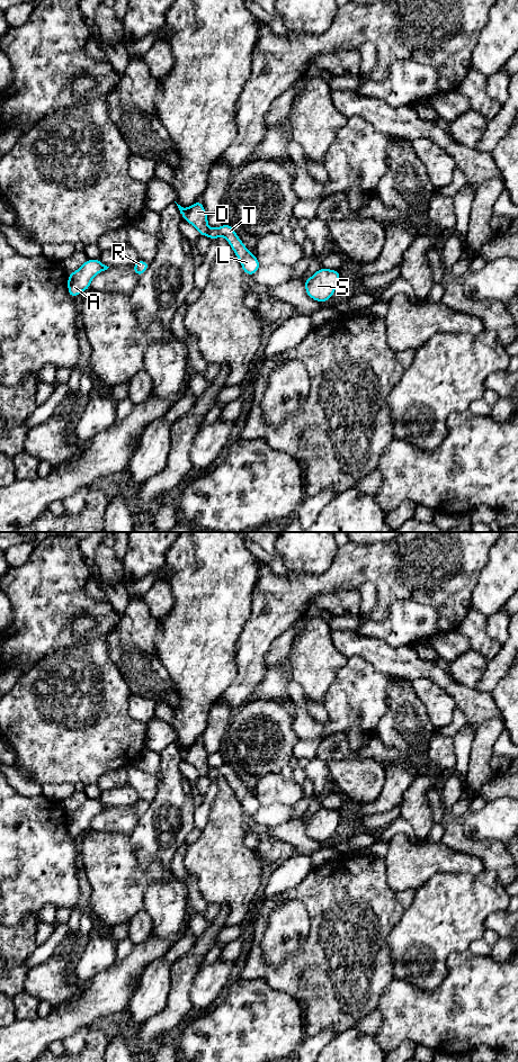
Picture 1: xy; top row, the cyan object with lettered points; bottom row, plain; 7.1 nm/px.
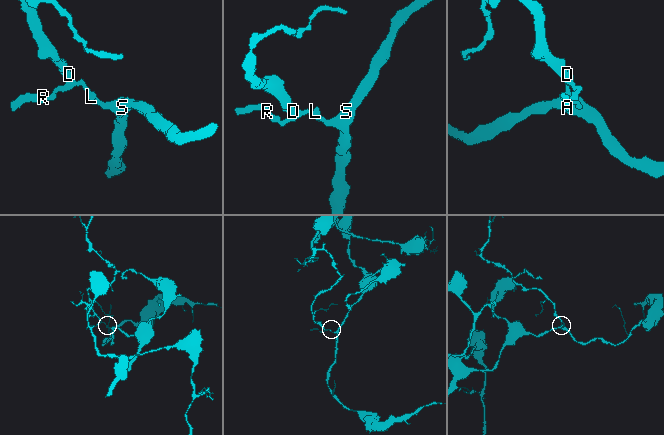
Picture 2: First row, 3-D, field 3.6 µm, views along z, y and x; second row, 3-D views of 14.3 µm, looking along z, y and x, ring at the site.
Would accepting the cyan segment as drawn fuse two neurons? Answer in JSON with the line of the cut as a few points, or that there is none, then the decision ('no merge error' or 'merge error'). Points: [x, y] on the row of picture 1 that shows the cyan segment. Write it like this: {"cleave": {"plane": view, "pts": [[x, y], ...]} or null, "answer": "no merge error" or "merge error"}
{"cleave": {"plane": "xy", "pts": [[210, 228], [206, 234]]}, "answer": "merge error"}

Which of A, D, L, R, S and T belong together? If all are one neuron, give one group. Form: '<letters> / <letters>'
A D R / L S T

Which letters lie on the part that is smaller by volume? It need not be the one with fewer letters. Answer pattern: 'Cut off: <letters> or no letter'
Cut off: A, D, R

